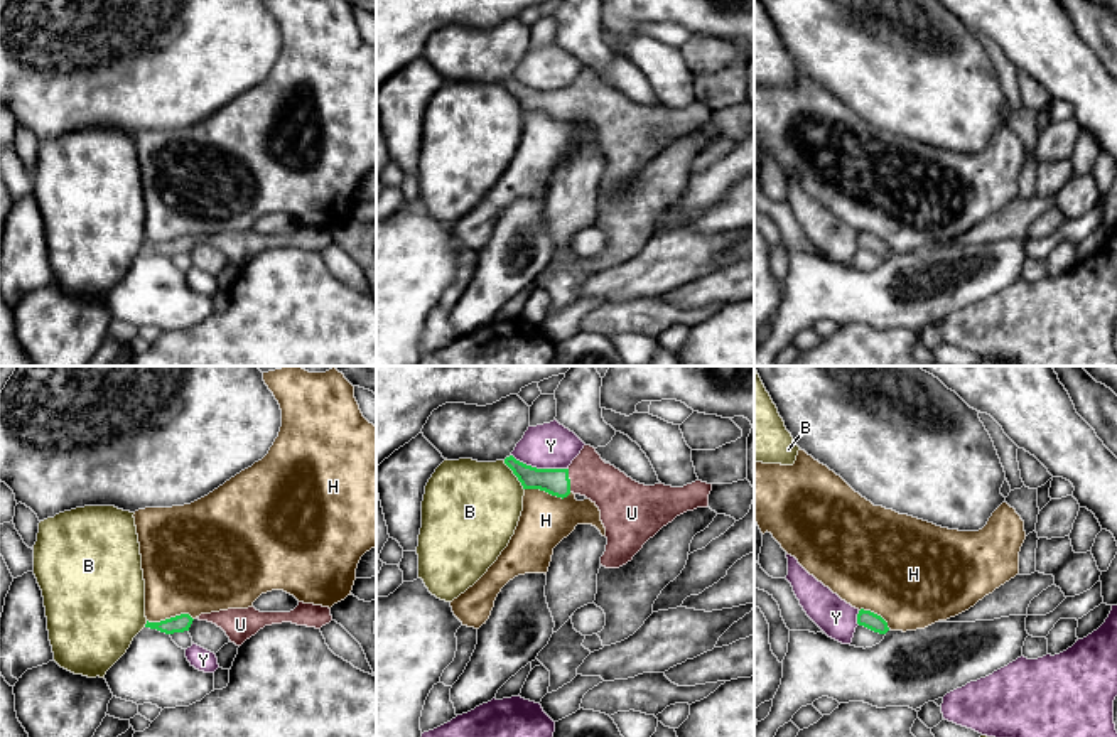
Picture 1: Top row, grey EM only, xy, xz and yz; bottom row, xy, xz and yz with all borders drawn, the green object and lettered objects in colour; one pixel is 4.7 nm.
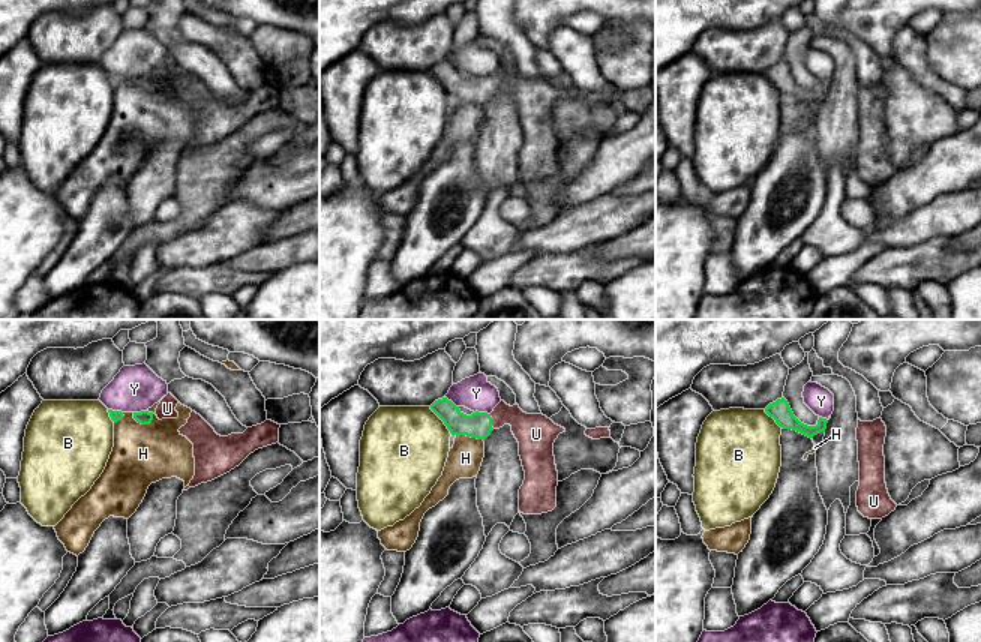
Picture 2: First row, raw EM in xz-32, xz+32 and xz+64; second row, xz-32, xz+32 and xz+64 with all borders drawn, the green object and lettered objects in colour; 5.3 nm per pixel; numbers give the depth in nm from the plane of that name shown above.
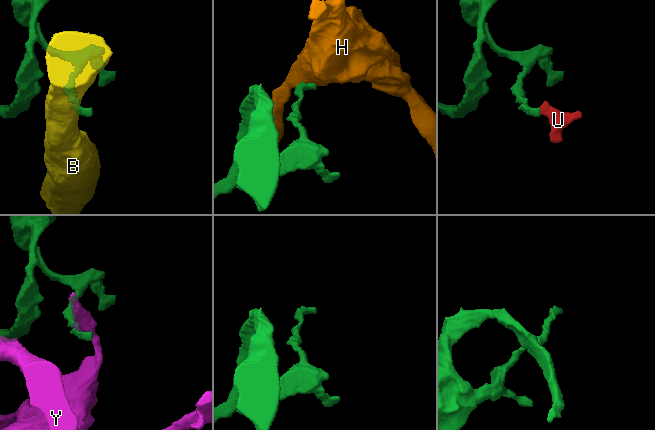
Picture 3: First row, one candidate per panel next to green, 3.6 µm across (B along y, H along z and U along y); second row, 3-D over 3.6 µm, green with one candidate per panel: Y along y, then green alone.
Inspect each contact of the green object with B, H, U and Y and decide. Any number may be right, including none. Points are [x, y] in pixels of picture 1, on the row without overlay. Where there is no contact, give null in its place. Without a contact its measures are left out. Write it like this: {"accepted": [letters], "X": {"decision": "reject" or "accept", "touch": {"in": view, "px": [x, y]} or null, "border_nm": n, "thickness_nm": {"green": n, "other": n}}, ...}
{"accepted": ["U"], "B": {"decision": "reject", "touch": {"in": "xz", "px": [515, 96]}, "border_nm": 170, "thickness_nm": {"green": 130, "other": 440}}, "H": {"decision": "reject", "touch": {"in": "xy", "px": [171, 240]}, "border_nm": 220, "thickness_nm": {"green": 80, "other": 440}}, "U": {"decision": "accept", "touch": {"in": "xz", "px": [569, 103]}, "border_nm": 110, "thickness_nm": {"green": 130, "other": 220}}, "Y": {"decision": "reject", "touch": {"in": "xz", "px": [540, 91]}, "border_nm": 280, "thickness_nm": {"green": 130, "other": 220}}}

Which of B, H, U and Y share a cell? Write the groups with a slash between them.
B / H / U / Y

